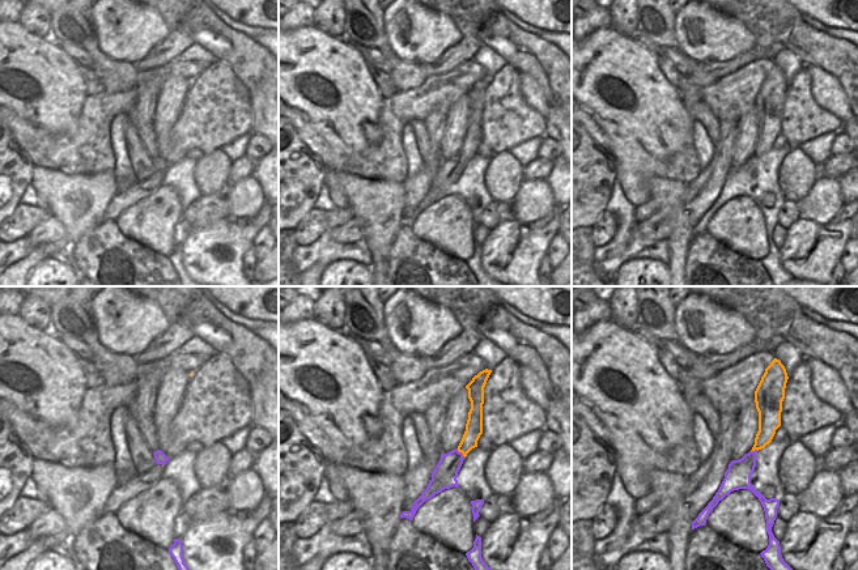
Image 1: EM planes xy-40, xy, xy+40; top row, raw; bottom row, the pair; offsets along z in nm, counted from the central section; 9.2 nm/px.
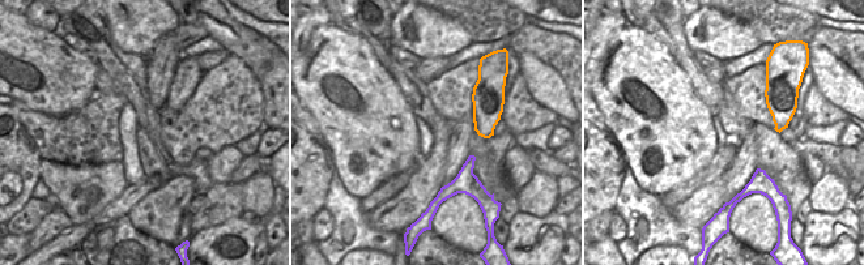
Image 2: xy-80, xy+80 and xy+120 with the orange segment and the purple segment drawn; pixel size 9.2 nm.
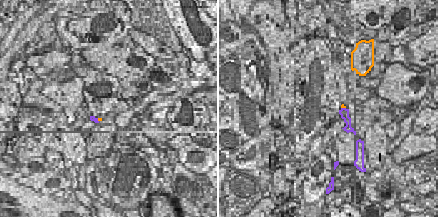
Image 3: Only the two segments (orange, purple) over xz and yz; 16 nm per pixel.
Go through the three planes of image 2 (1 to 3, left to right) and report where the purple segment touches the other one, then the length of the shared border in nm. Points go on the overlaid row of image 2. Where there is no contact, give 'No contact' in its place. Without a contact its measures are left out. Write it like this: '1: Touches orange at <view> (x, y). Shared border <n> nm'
1: No contact
2: No contact
3: No contact.

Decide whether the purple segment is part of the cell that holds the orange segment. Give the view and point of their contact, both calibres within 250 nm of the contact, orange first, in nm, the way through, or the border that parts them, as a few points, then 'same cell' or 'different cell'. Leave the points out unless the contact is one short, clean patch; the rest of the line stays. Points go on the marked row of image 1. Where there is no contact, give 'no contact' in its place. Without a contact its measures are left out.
contact xy (461, 451); calibres 170 and 220 nm; border xy (457, 449), (464, 456); different cell

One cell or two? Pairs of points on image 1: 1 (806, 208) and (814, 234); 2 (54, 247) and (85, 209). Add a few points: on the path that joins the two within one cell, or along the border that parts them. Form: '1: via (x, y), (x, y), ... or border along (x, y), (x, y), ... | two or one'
1: border along (799, 217), (816, 222), (829, 222) | two
2: border along (67, 235), (73, 243) | two

